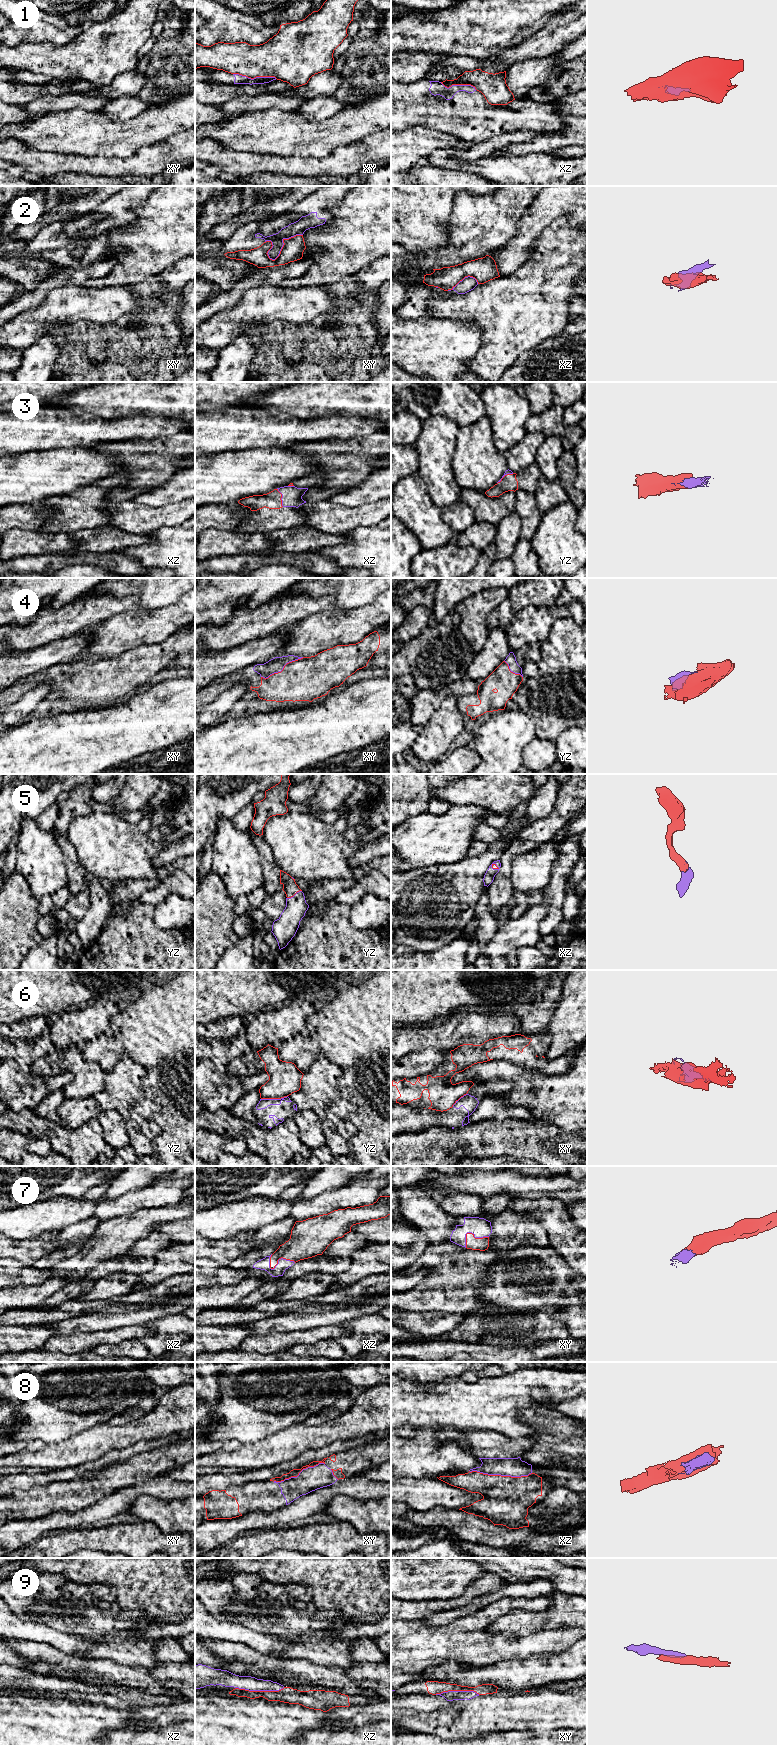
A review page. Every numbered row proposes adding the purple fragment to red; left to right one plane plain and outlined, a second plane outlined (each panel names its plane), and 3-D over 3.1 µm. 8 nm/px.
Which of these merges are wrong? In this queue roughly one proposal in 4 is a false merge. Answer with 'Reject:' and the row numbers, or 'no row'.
Reject: 1, 2, 6

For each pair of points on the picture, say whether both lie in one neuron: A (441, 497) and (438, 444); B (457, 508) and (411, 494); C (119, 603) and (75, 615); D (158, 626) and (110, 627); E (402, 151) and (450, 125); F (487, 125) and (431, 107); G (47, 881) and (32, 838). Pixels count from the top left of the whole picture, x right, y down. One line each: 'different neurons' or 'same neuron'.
A: same neuron
B: different neurons
C: same neuron
D: same neuron
E: different neurons
F: same neuron
G: same neuron

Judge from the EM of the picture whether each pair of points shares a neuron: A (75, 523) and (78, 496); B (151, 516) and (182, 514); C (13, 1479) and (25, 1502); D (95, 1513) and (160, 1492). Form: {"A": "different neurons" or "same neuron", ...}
{"A": "same neuron", "B": "same neuron", "C": "different neurons", "D": "same neuron"}

